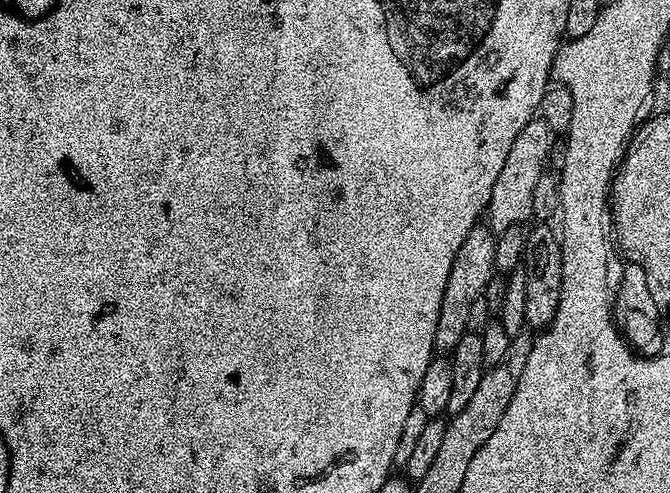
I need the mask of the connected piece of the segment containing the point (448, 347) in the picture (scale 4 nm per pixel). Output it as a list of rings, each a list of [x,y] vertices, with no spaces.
[[[477,226],[466,234],[466,242],[458,246],[458,254],[454,258],[454,266],[450,270],[450,278],[446,282],[446,290],[442,290],[442,306],[438,314],[438,330],[436,331],[435,351],[440,354],[450,354],[454,346],[458,346],[458,338],[469,331],[468,315],[474,302],[481,299],[486,290],[488,280],[496,272],[494,262],[494,246],[496,236],[491,228]]]

